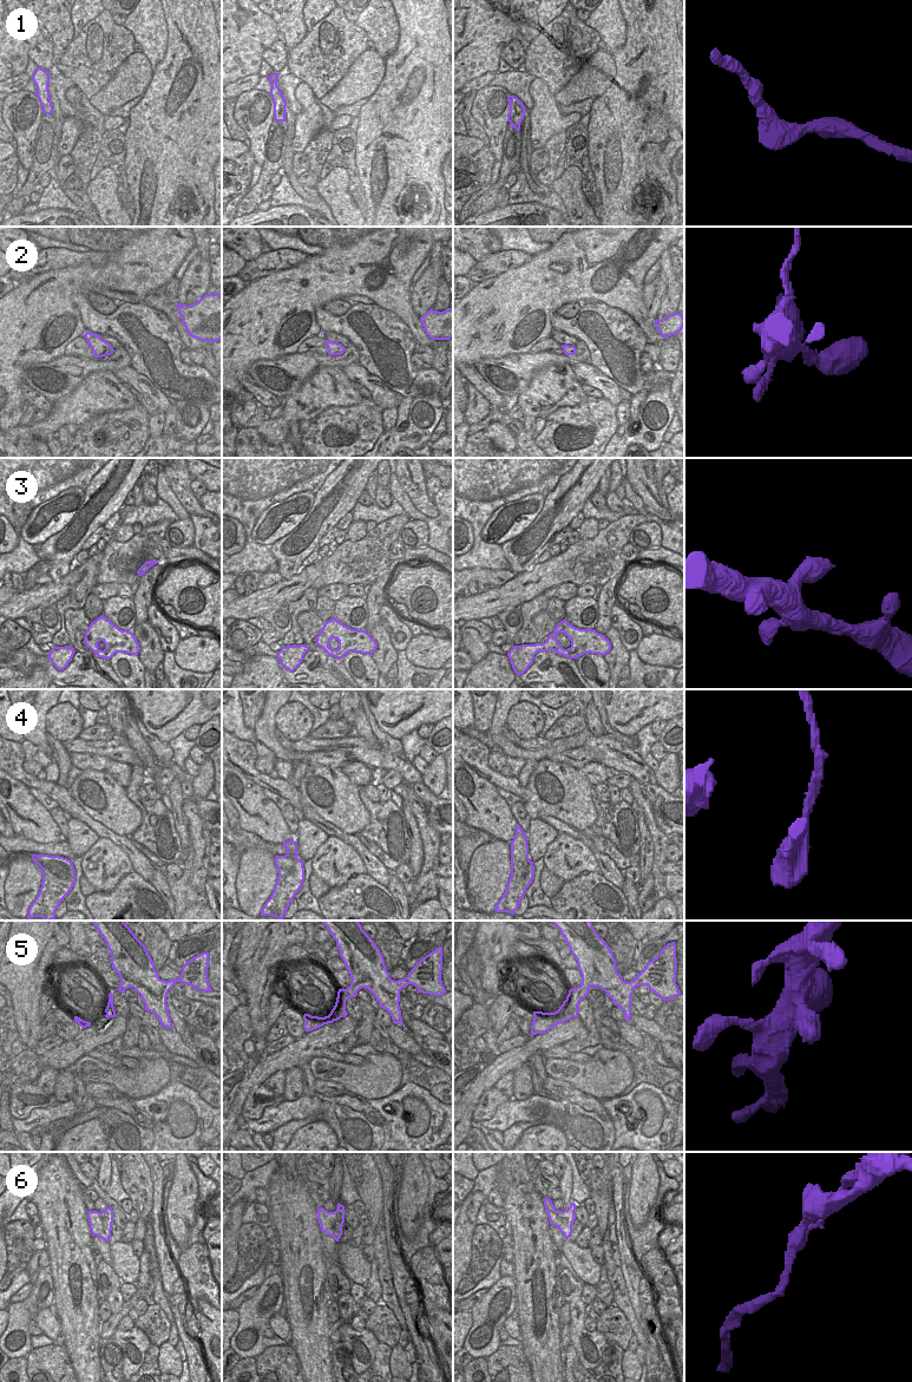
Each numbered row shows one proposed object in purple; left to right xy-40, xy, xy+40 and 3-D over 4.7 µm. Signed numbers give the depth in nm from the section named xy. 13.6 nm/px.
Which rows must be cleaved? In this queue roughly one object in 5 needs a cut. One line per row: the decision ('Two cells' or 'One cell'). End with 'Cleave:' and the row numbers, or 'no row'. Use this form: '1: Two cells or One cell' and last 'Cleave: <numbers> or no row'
1: One cell
2: One cell
3: One cell
4: Two cells
5: One cell
6: One cell
Cleave: 4

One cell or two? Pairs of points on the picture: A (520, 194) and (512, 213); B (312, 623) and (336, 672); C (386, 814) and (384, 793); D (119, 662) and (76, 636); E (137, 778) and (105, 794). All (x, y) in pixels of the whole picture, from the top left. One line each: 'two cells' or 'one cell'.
A: two cells
B: one cell
C: two cells
D: two cells
E: two cells

